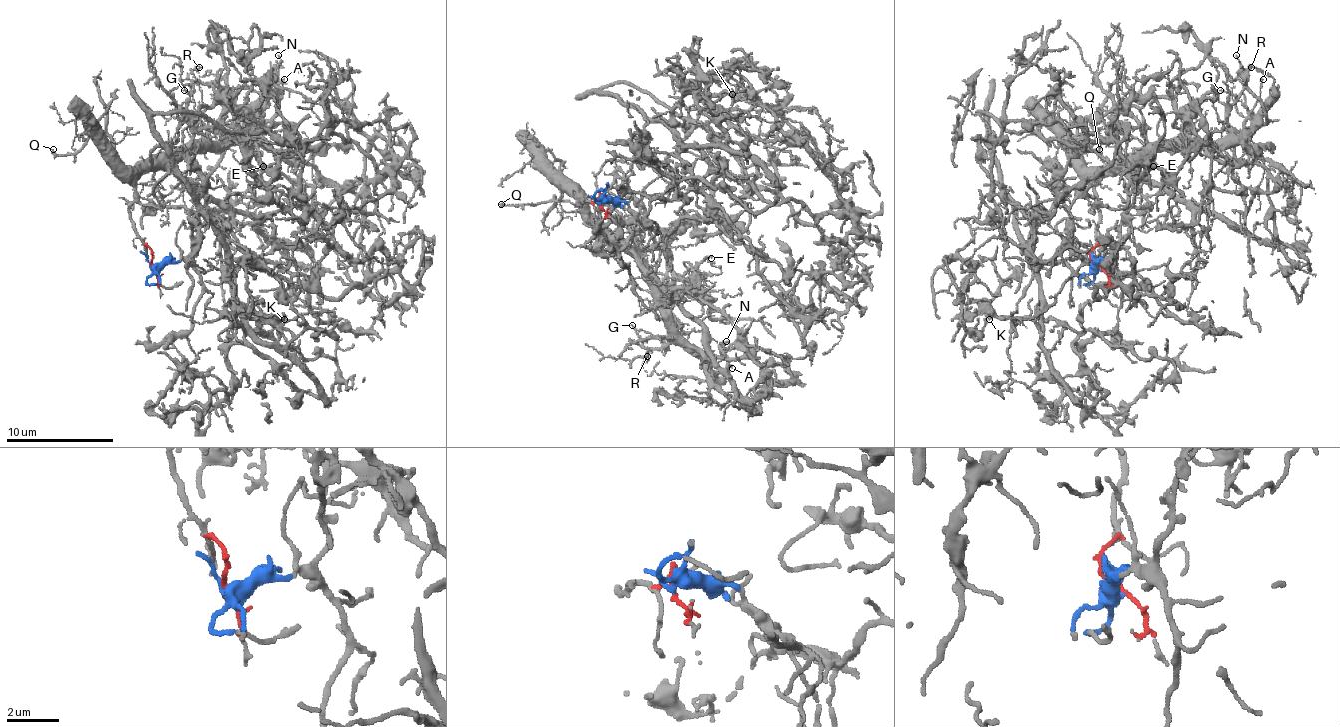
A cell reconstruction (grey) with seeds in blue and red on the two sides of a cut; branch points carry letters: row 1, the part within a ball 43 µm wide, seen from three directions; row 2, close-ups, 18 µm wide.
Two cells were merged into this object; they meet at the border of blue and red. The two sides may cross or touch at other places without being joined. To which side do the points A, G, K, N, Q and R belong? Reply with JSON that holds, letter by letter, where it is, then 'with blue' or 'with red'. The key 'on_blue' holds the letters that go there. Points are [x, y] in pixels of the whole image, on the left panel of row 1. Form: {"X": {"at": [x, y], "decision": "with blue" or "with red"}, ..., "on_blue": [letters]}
{"A": {"at": [284, 79], "decision": "with red"}, "G": {"at": [184, 90], "decision": "with red"}, "K": {"at": [284, 319], "decision": "with blue"}, "N": {"at": [278, 55], "decision": "with red"}, "Q": {"at": [53, 149], "decision": "with red"}, "R": {"at": [199, 67], "decision": "with red"}, "on_blue": ["K"]}

